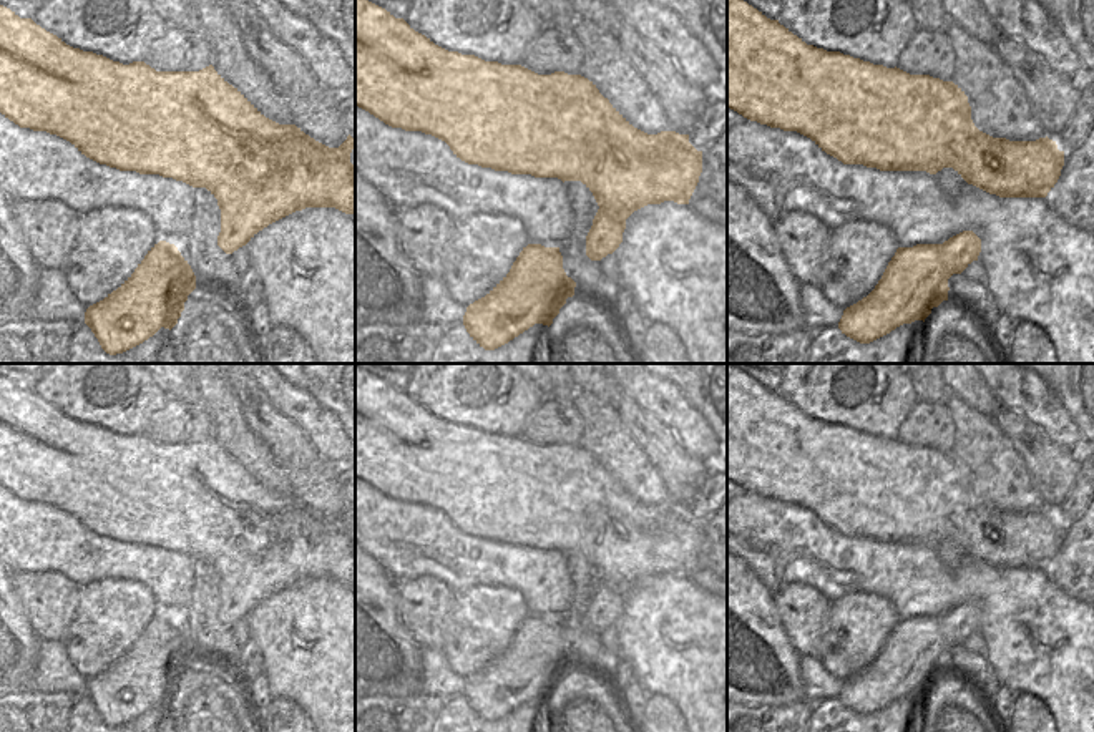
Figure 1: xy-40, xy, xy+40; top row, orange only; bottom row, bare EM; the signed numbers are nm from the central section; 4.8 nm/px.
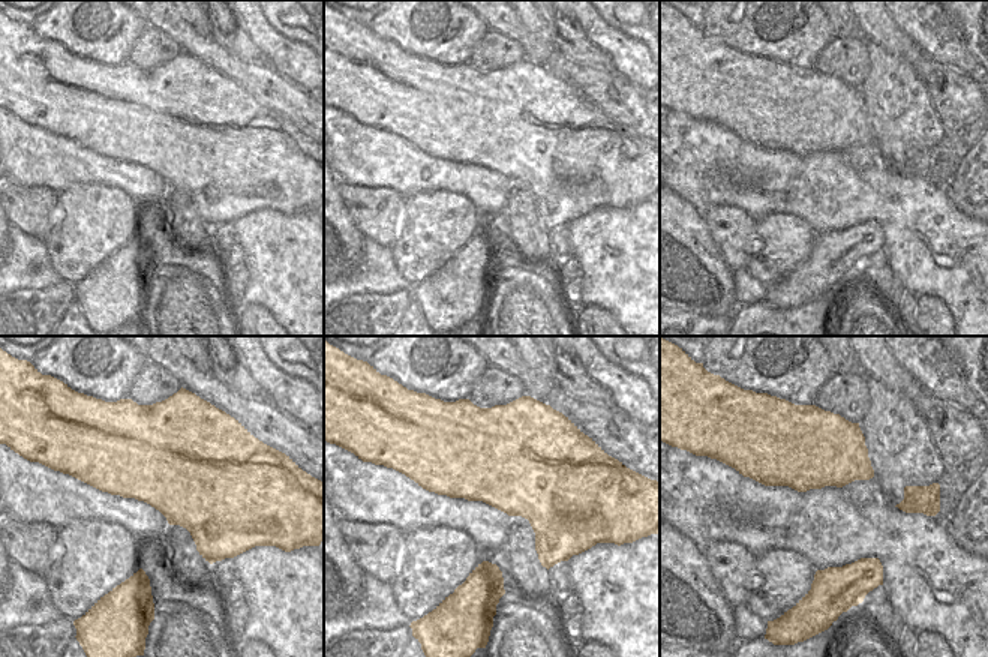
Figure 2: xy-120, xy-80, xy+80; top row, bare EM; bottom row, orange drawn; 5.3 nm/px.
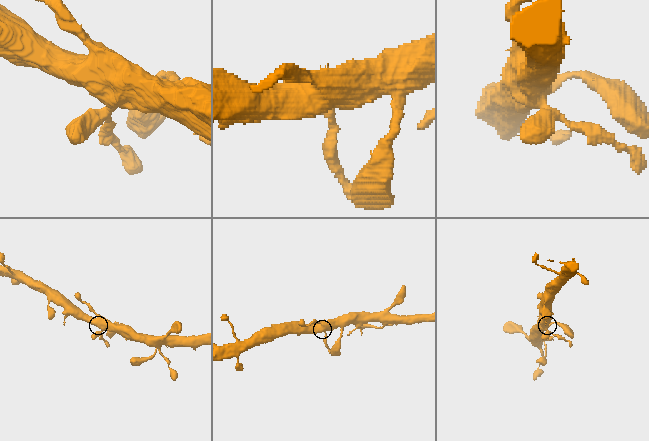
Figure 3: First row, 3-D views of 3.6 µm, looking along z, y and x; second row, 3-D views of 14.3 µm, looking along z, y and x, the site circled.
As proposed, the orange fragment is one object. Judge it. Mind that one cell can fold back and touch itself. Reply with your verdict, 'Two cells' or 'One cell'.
One cell

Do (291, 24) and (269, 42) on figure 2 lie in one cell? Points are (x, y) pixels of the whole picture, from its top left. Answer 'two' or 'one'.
two

